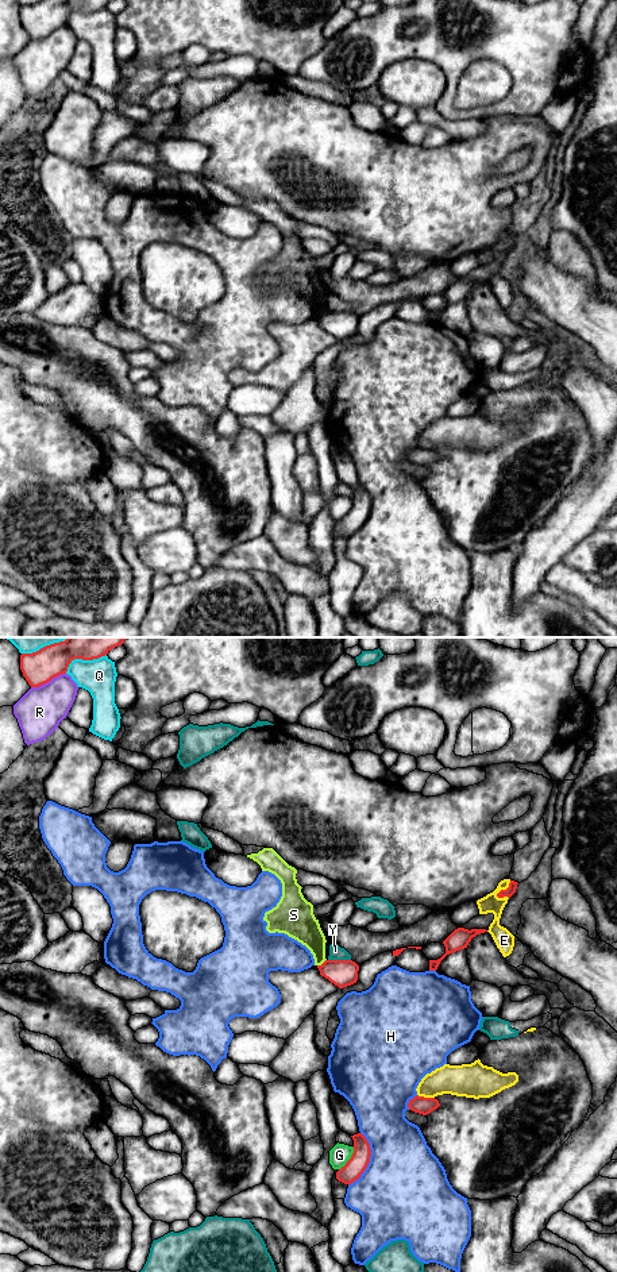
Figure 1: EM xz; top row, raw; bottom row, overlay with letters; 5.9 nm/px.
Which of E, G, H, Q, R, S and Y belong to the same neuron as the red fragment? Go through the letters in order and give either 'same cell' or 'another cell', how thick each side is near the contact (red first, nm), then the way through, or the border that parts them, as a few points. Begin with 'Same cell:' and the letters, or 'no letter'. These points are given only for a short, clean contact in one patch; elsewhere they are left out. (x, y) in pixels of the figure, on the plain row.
Same cell: no letter
E: another cell; calibres 60 and 110 nm
G: another cell; calibres 120 and 120 nm
H: another cell; calibres 120 and 480 nm
Q: another cell; calibres 190 and 200 nm
R: another cell; calibres 200 and 280 nm
S: another cell; calibres 160 and 180 nm; border xz (326, 311), (317, 318)
Y: another cell; calibres 160 and 80 nm

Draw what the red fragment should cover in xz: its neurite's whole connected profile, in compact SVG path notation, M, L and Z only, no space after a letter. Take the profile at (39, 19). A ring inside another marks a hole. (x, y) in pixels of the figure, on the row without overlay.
M41 0L20 7L20 22L31 39L39 39L53 30L66 26L74 11L93 12L105 8L112 0Z

